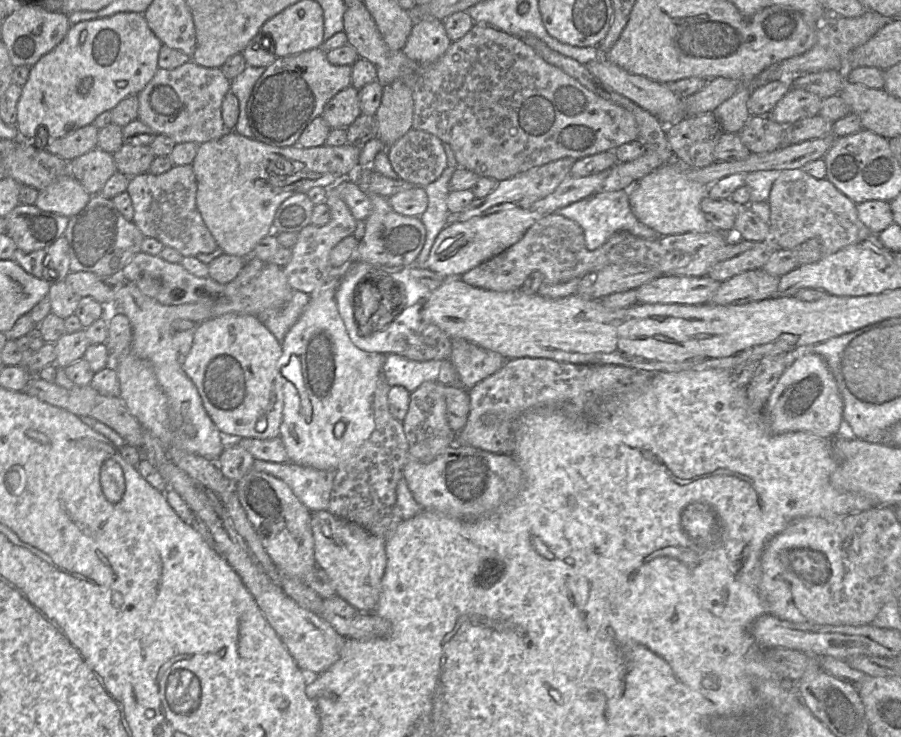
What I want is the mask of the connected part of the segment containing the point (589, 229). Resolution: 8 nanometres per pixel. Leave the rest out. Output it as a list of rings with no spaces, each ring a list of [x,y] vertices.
[[[628,190],[614,192],[600,191],[589,198],[557,209],[553,214],[576,222],[583,229],[585,246],[589,251],[596,250],[602,246],[618,231],[626,231],[636,237],[647,240],[655,240],[661,237],[659,233],[639,222],[634,216],[629,205]]]

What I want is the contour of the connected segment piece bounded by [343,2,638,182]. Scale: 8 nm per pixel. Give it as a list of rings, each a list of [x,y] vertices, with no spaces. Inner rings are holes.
[[[364,2],[347,7],[343,15],[343,21],[348,44],[357,51],[359,58],[367,59],[375,65],[377,81],[384,87],[393,81],[400,80],[410,88],[414,101],[412,128],[433,134],[443,143],[449,144],[454,152],[458,168],[470,170],[479,177],[487,177],[500,182],[561,158],[580,159],[600,152],[614,151],[618,146],[638,138],[636,122],[630,112],[594,94],[560,68],[547,63],[522,39],[495,27],[474,24],[466,35],[457,41],[453,41],[438,60],[432,63],[419,63],[408,58],[403,50],[393,51],[389,49]]]

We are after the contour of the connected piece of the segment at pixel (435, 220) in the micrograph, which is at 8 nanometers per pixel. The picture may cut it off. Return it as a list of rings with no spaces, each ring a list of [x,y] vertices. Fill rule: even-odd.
[[[447,166],[438,179],[424,187],[428,204],[425,212],[420,216],[420,220],[425,227],[426,238],[415,262],[418,267],[425,267],[436,237],[449,224],[447,197],[450,193],[449,182],[455,170],[456,167]]]

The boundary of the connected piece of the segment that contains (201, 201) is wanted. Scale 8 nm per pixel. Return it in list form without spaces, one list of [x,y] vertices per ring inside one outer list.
[[[227,131],[218,139],[199,145],[192,163],[197,180],[197,208],[204,223],[225,254],[243,258],[252,256],[261,239],[273,232],[273,221],[279,206],[289,197],[306,194],[313,187],[331,188],[338,181],[352,177],[359,169],[361,147],[345,144],[305,148],[297,144],[277,147]]]

